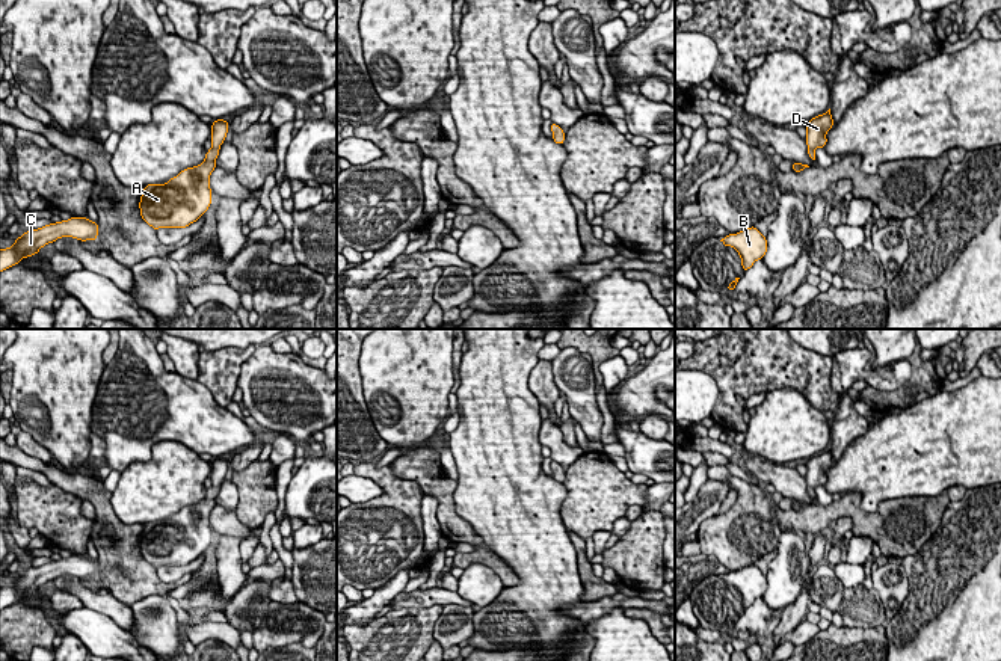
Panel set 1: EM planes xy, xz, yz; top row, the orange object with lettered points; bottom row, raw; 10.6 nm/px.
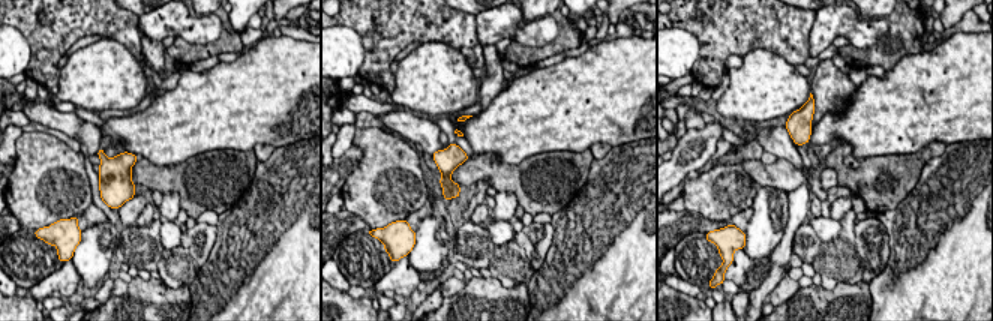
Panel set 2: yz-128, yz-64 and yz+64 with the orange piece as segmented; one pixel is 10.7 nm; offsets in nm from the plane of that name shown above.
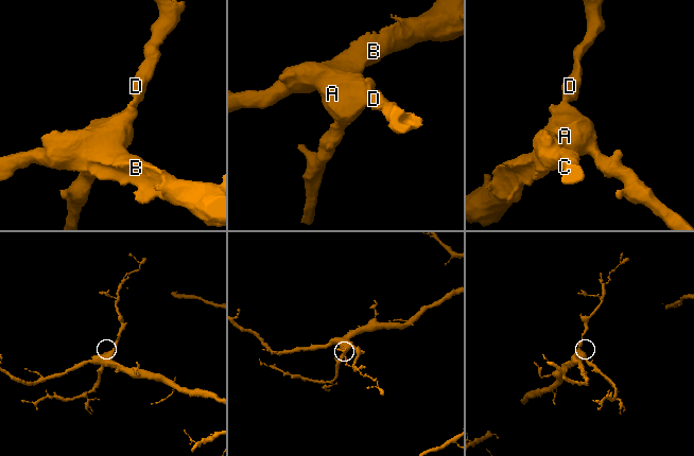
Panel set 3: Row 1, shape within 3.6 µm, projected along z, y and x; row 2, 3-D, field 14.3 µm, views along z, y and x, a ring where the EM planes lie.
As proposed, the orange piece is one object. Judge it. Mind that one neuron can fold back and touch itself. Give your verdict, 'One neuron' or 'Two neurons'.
One neuron

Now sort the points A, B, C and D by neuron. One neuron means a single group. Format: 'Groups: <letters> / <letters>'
Groups: A B C D

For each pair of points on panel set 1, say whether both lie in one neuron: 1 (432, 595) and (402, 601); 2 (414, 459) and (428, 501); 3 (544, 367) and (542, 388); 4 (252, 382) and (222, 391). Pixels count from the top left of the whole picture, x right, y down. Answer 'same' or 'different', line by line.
1: same
2: different
3: same
4: different

